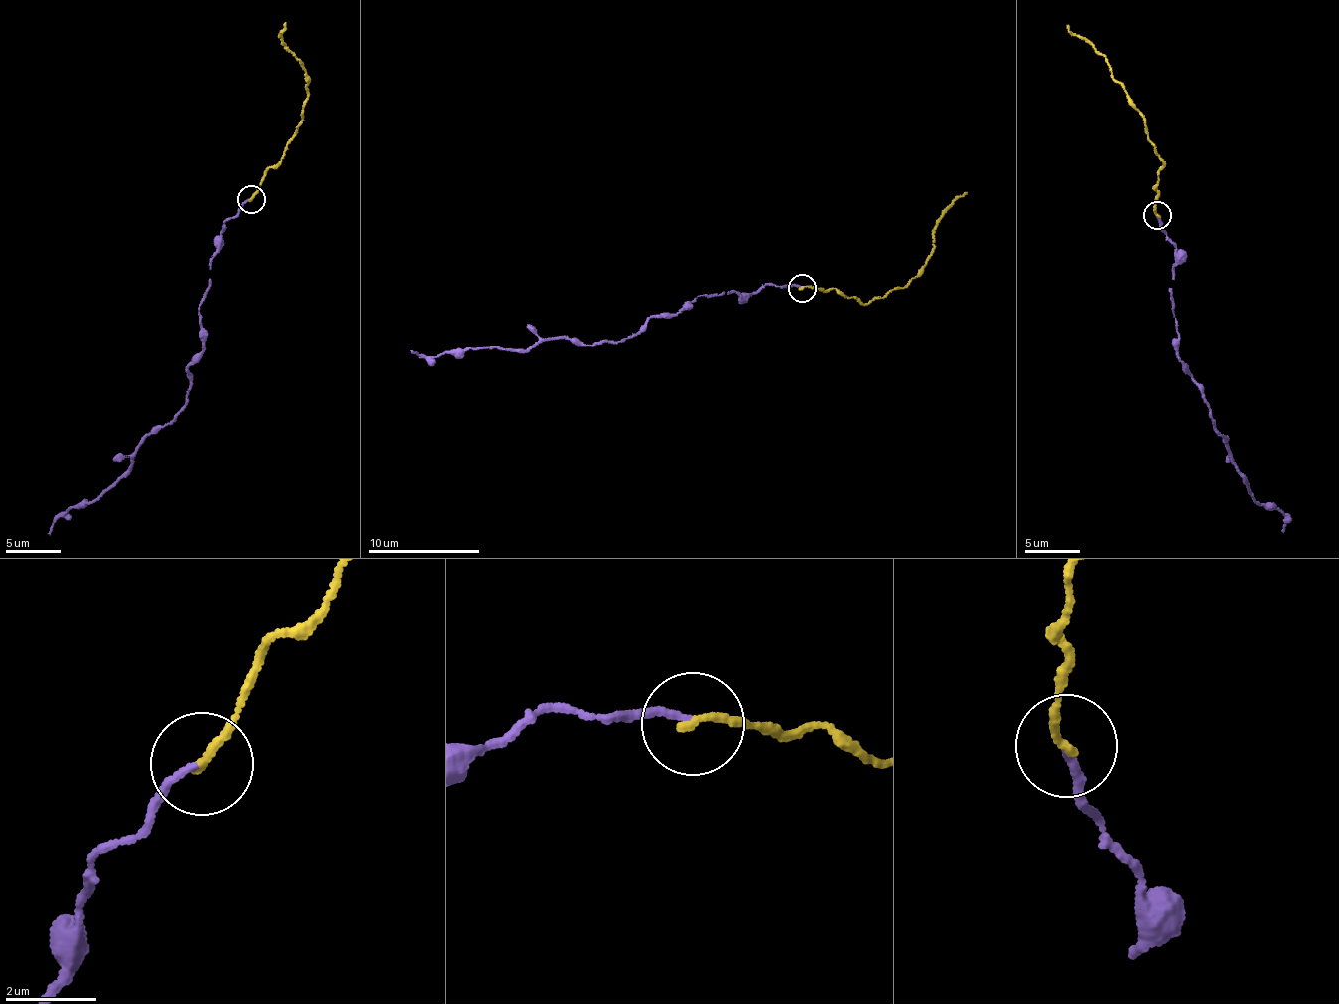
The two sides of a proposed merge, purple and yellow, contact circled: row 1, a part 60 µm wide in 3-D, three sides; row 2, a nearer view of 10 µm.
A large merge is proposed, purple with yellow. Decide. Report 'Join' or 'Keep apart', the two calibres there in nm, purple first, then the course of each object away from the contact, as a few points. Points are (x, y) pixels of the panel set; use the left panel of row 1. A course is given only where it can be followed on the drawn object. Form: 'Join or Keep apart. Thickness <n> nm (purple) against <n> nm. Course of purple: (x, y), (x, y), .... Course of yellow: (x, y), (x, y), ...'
Keep apart. Thickness 140 nm (purple) against 180 nm. Course of purple: (250, 200), (225, 221), (209, 263), (186, 407), (51, 535). Course of yellow: (252, 199), (264, 172), (272, 168), (296, 136), (304, 113), (307, 87), (301, 62), (277, 38), (284, 22)

